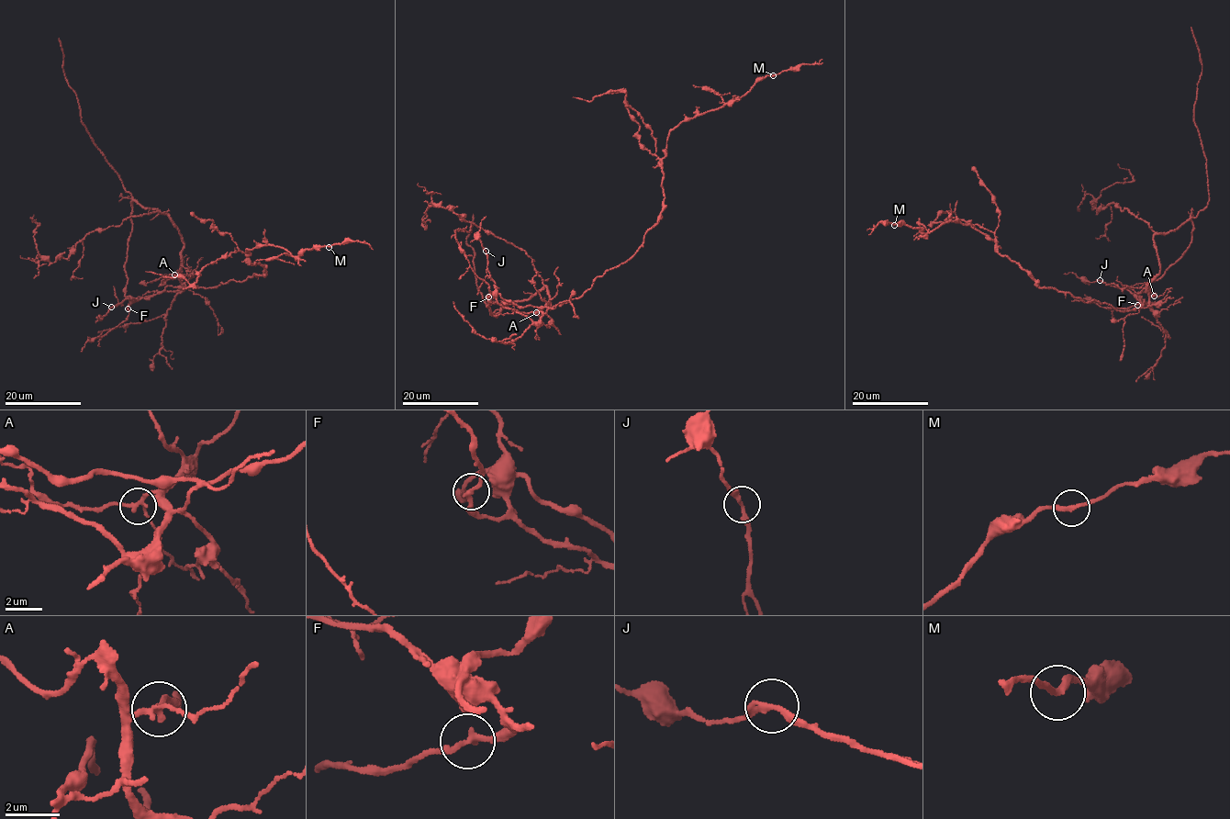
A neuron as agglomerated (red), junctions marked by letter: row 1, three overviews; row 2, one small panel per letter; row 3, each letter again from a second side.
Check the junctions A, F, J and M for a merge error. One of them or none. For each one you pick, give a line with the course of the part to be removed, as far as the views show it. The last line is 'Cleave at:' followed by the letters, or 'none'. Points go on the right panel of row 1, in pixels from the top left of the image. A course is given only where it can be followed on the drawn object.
Cleave at: none

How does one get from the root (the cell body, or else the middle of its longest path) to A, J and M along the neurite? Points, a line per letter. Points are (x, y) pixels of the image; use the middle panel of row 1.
A: (582, 296), (553, 306), (544, 313), (540, 309), (536, 312)
J: (582, 296), (551, 308), (522, 307), (506, 300), (490, 276), (486, 252)
M: (582, 296), (597, 277), (626, 262), (657, 222), (664, 200), (661, 164), (669, 133), (773, 75)

